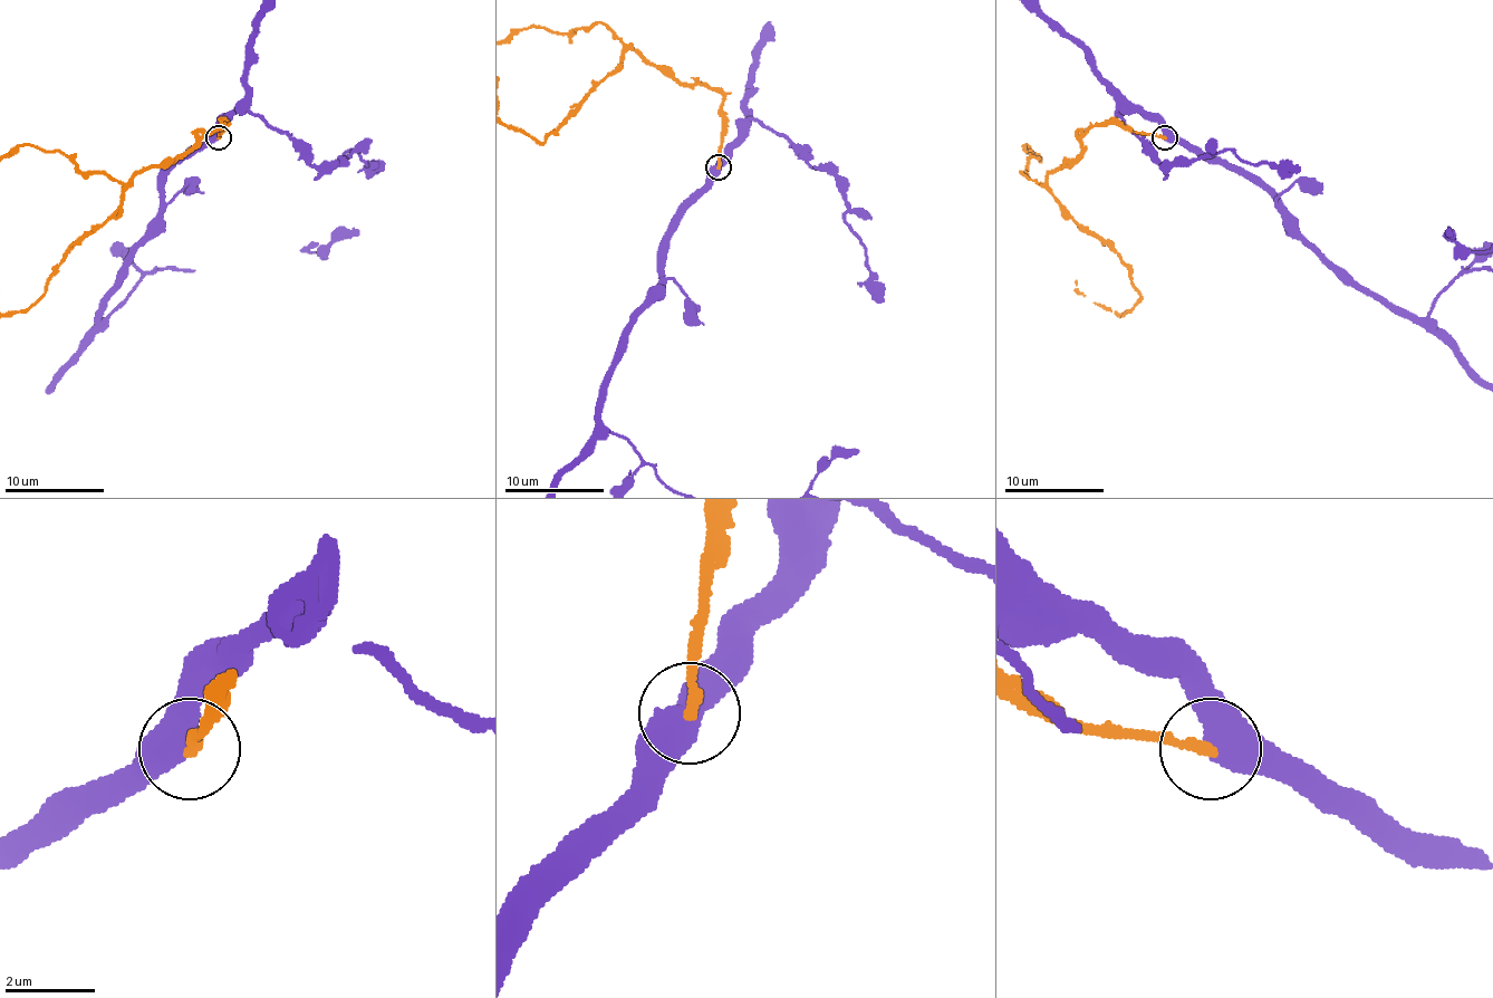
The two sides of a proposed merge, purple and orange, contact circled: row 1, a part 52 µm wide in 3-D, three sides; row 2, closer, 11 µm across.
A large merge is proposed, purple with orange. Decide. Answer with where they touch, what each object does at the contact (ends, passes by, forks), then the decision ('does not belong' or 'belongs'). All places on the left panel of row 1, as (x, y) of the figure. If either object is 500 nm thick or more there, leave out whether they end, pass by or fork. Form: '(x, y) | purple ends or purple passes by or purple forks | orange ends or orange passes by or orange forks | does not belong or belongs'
(219, 137) | does not belong

